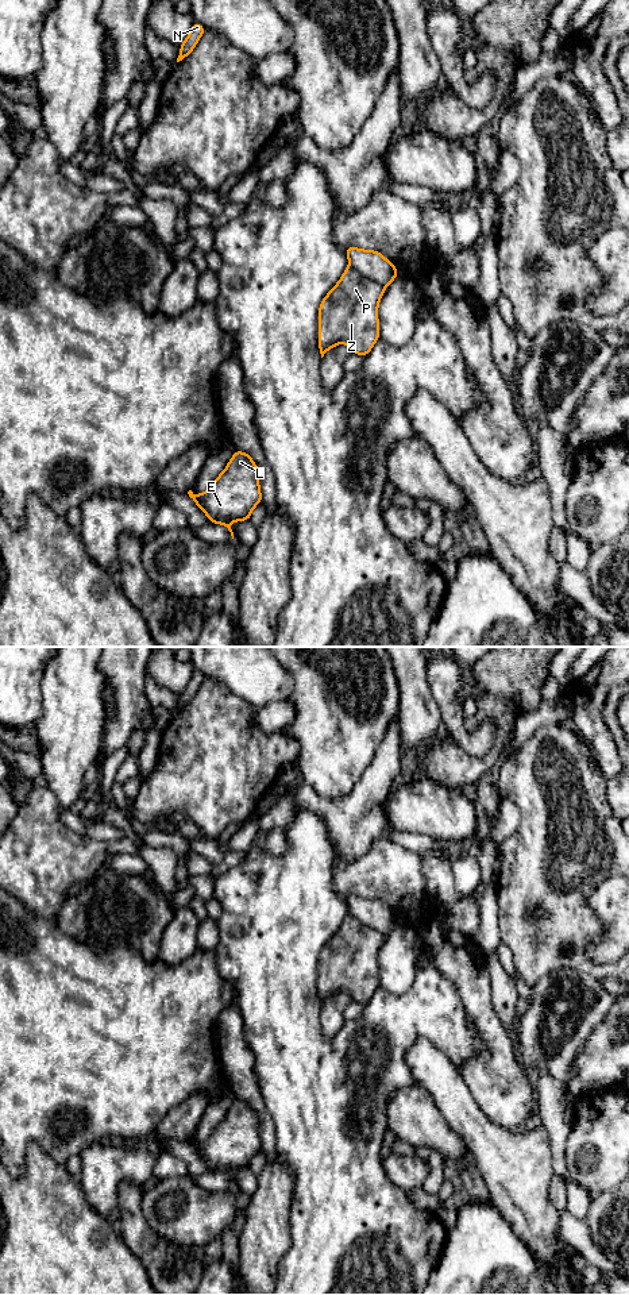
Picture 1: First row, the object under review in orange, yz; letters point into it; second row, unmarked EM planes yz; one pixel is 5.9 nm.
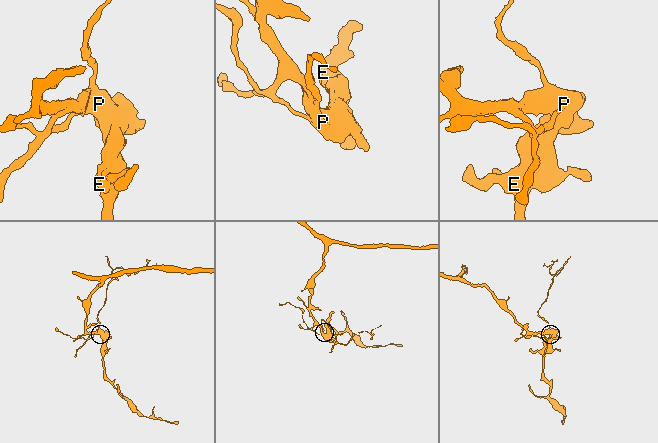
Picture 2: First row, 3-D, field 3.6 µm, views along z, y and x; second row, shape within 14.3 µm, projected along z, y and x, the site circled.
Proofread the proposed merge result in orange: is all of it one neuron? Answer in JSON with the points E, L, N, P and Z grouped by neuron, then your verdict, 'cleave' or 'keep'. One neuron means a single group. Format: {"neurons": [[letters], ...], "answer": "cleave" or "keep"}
{"neurons": [["E", "L", "N", "P", "Z"]], "answer": "keep"}

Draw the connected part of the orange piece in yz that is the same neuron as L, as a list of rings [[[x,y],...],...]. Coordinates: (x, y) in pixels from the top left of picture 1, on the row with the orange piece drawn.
[[[235,451],[205,493],[189,490],[188,494],[211,523],[224,524],[234,539],[231,523],[250,520],[252,509],[262,502],[258,466],[248,454]]]

